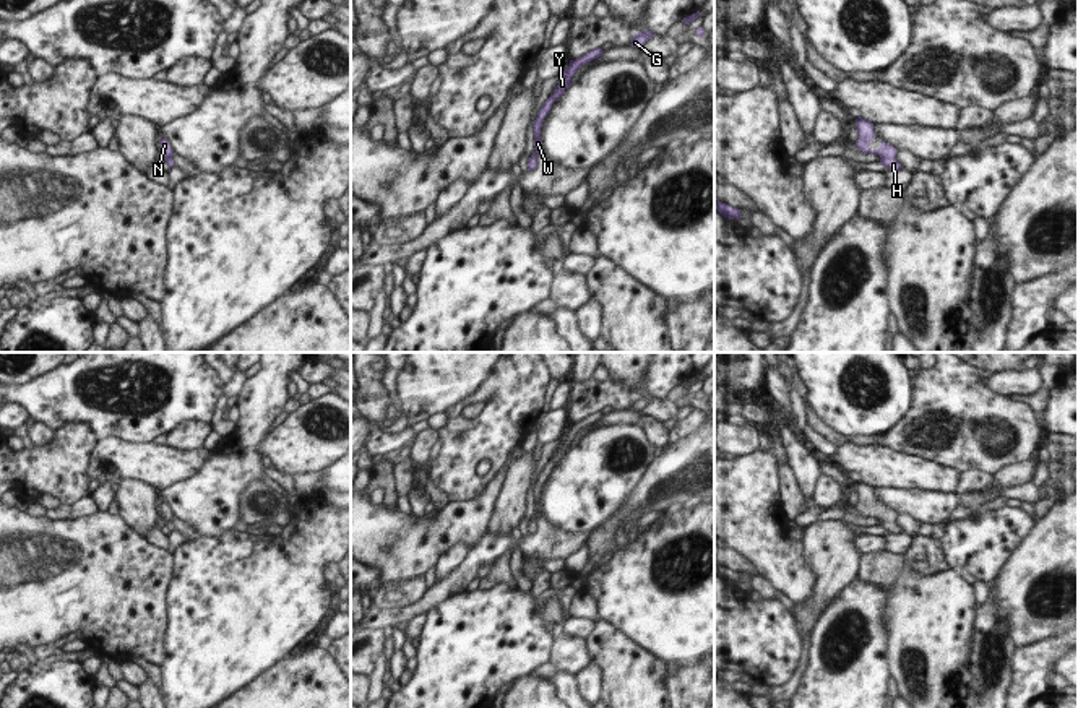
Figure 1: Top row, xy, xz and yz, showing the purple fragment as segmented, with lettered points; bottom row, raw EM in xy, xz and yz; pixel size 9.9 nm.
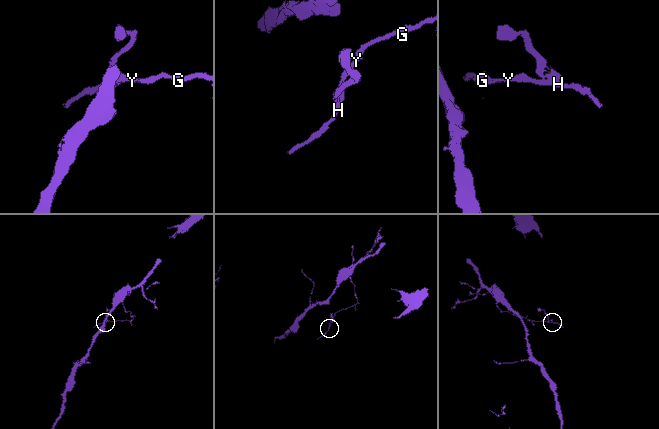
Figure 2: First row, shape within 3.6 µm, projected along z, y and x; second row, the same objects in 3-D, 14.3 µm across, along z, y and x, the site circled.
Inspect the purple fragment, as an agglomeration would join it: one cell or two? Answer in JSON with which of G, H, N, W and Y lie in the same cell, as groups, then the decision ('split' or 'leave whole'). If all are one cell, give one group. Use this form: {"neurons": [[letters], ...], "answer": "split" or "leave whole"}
{"neurons": [["G", "H", "N", "W", "Y"]], "answer": "leave whole"}

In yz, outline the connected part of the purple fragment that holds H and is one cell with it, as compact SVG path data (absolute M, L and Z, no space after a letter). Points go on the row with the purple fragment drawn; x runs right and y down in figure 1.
M857 117L857 133L859 138L856 141L856 146L864 153L864 154L878 154L880 164L883 164L885 167L888 167L890 171L901 171L899 162L896 161L896 153L898 149L890 146L885 141L880 141L875 135L873 135L873 123Z

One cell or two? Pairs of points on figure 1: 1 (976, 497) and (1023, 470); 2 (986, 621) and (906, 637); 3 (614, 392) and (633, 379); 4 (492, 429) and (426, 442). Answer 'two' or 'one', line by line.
1: one
2: two
3: two
4: two

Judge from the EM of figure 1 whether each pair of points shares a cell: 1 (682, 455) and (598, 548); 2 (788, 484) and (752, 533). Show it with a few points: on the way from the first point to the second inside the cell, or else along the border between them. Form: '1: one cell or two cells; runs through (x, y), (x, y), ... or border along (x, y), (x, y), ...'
1: one cell; runs through (659, 478), (612, 525)
2: two cells; border along (778, 460), (780, 502), (784, 517), (791, 523)

